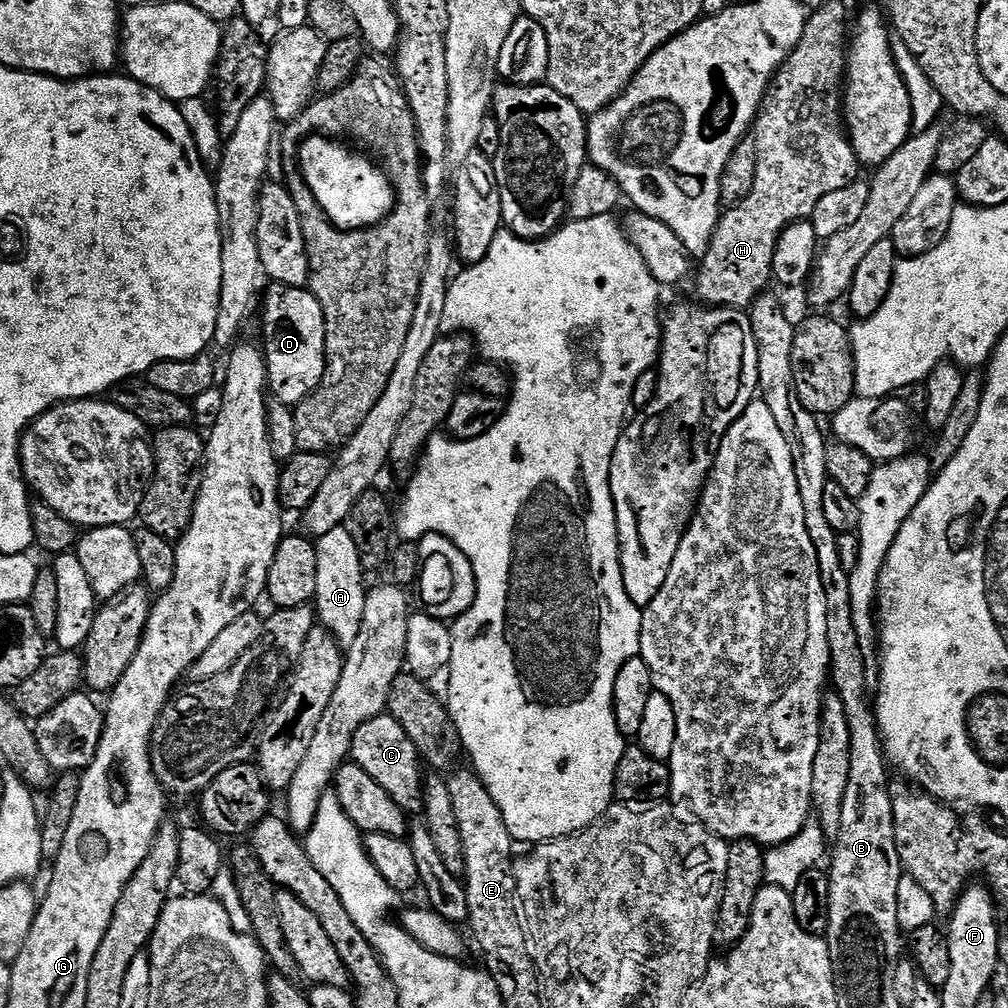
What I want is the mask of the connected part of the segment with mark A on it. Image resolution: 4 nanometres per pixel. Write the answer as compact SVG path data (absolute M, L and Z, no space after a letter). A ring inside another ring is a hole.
M345 525L335 527L329 533L317 537L318 554L317 581L315 582L314 610L317 621L334 634L341 647L352 645L362 624L366 606L368 586L364 584L366 570L361 566L361 556L354 544L354 538Z

